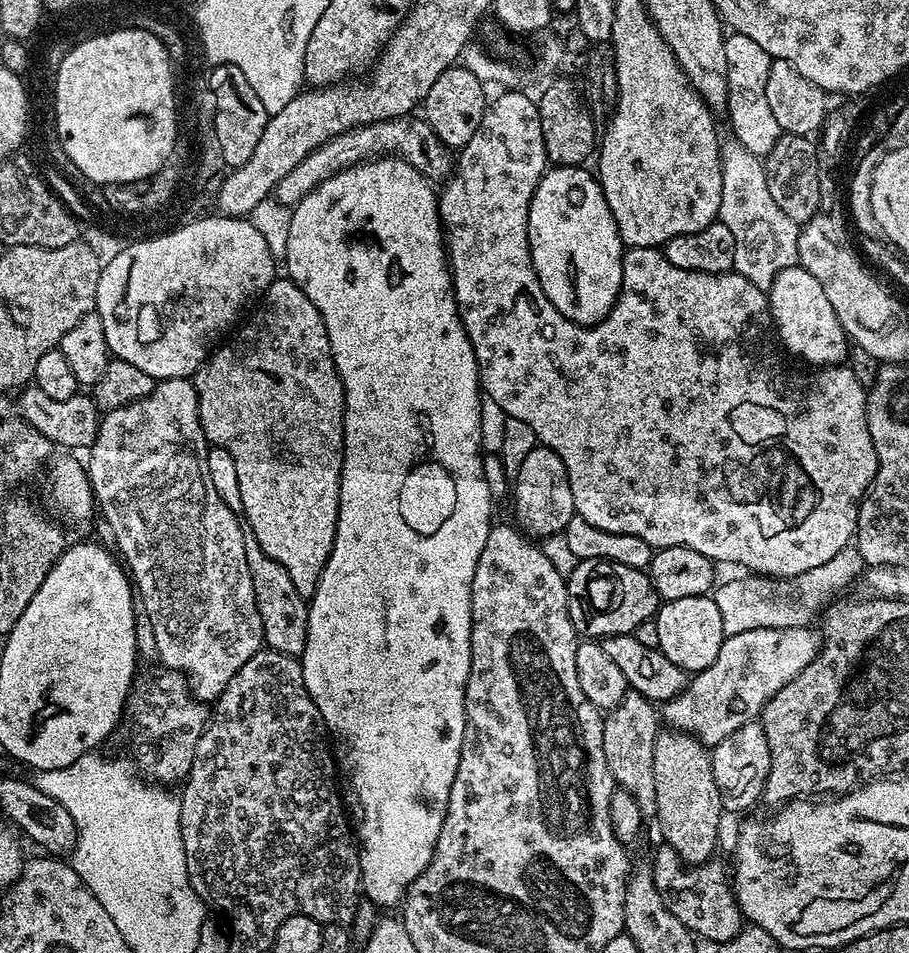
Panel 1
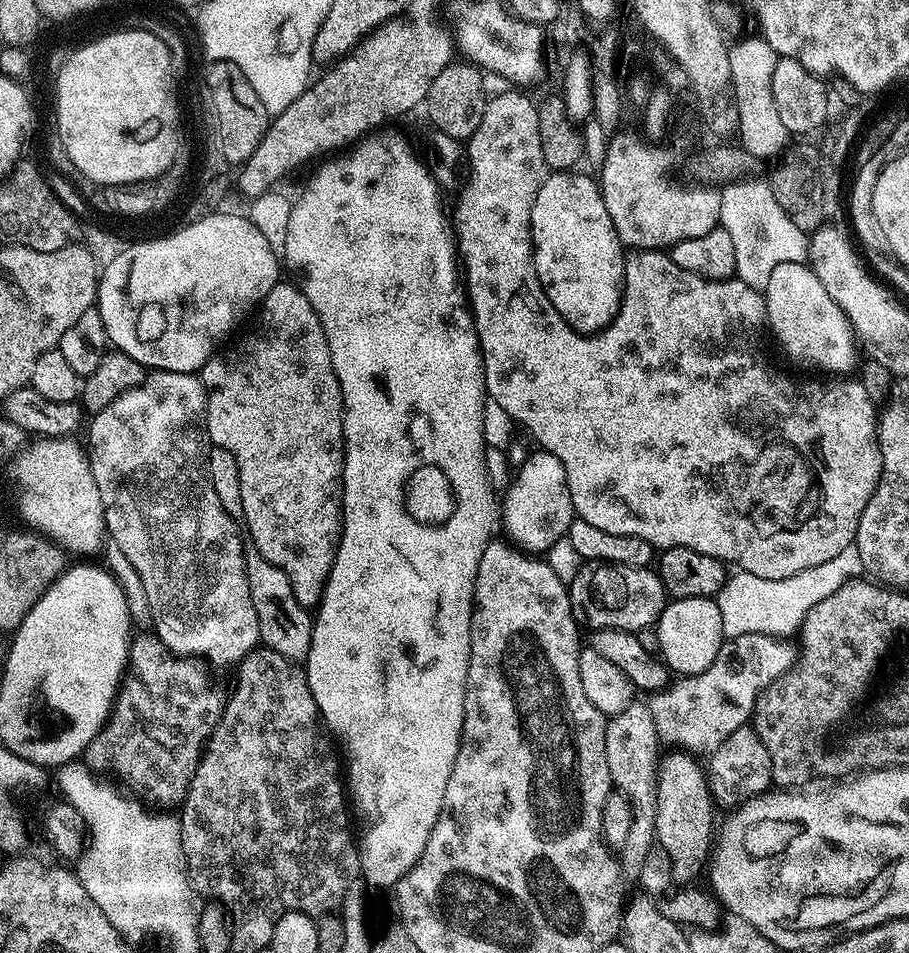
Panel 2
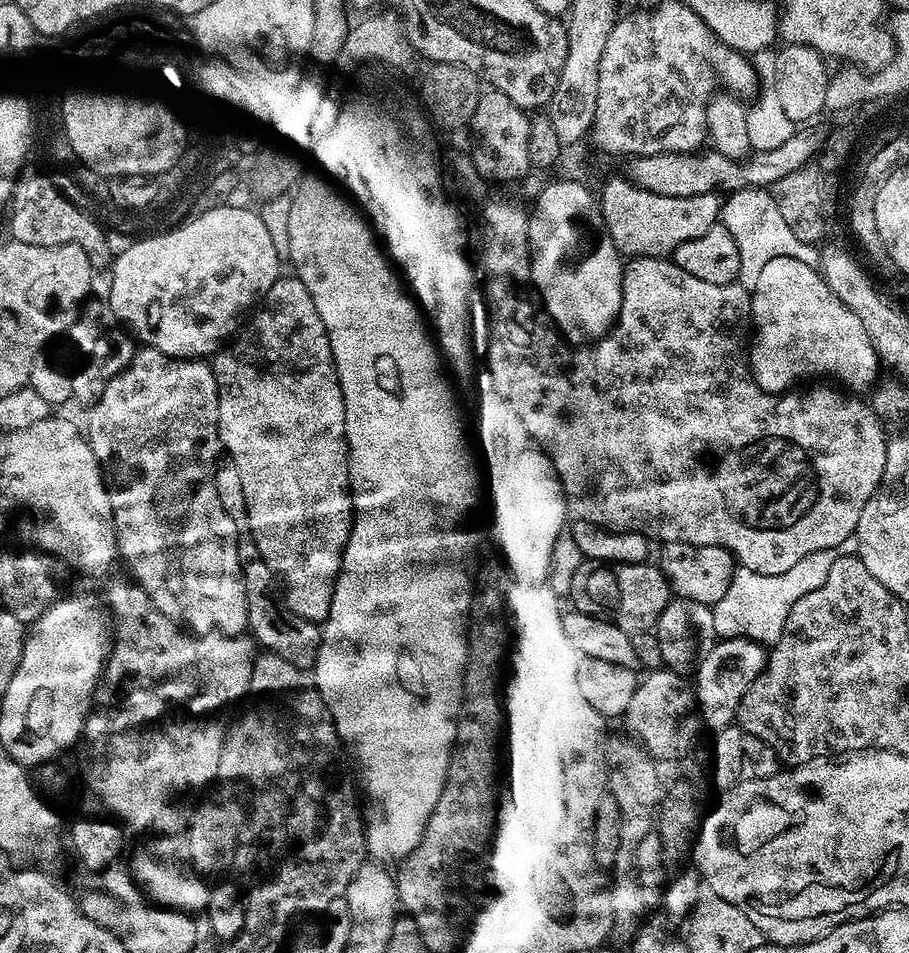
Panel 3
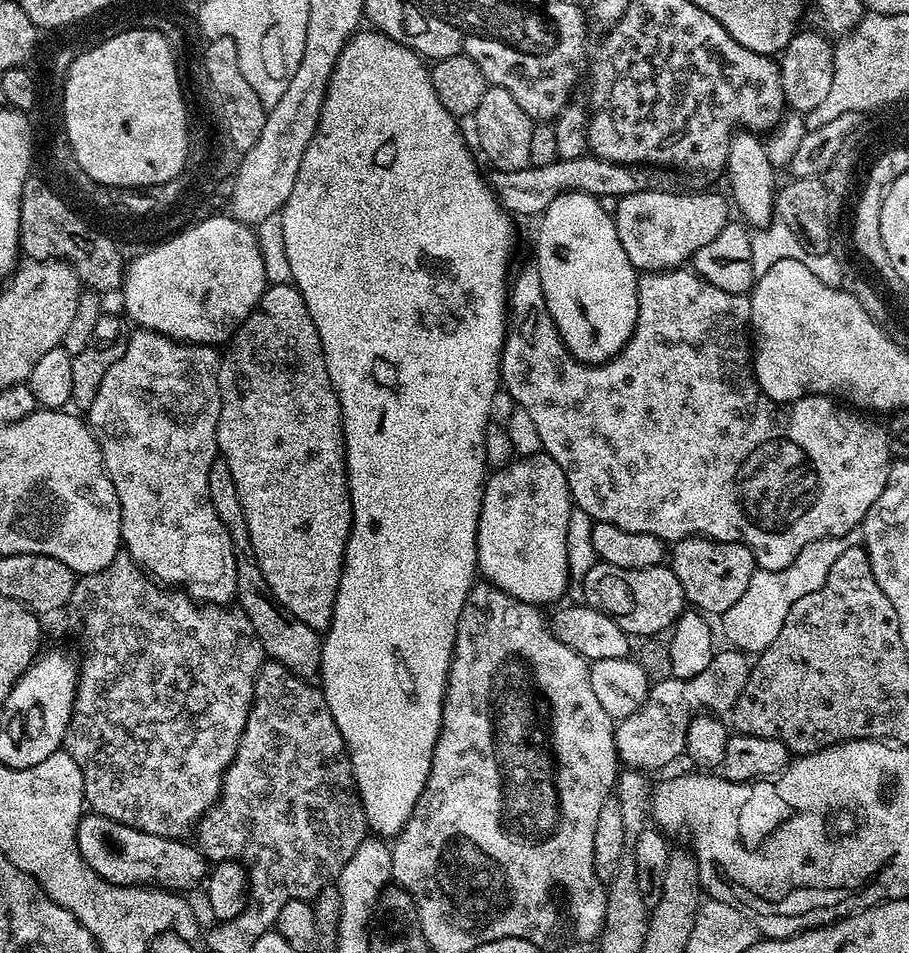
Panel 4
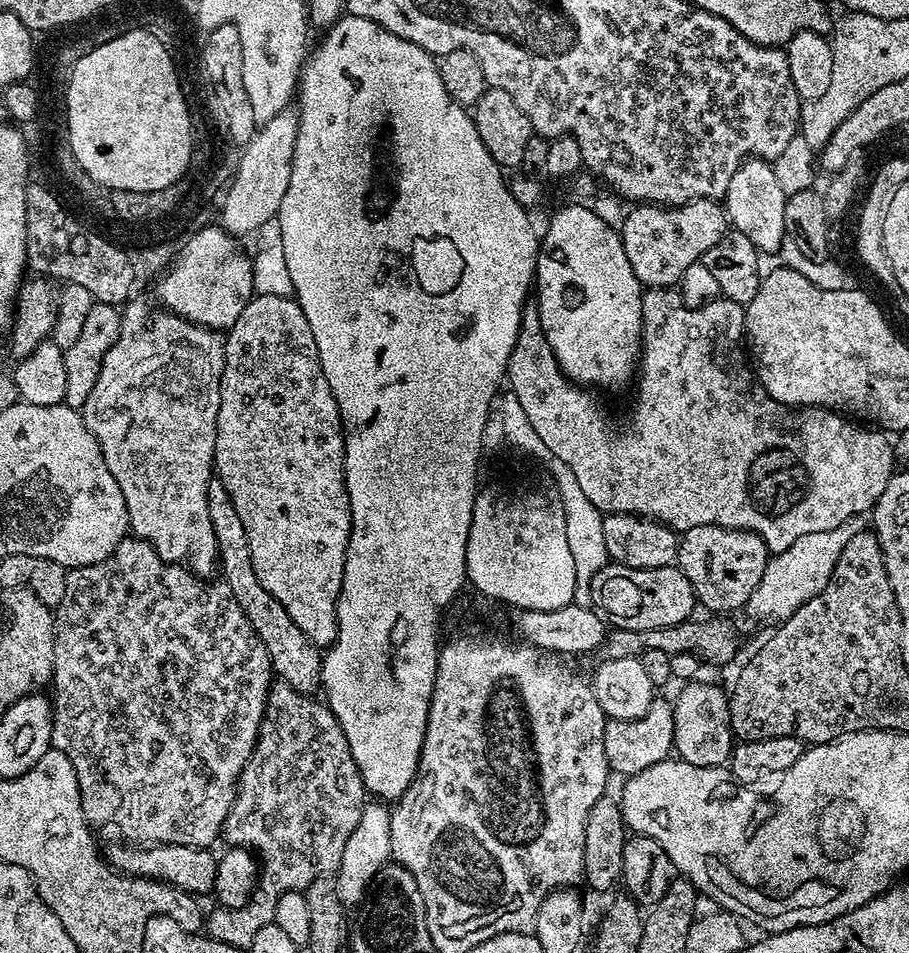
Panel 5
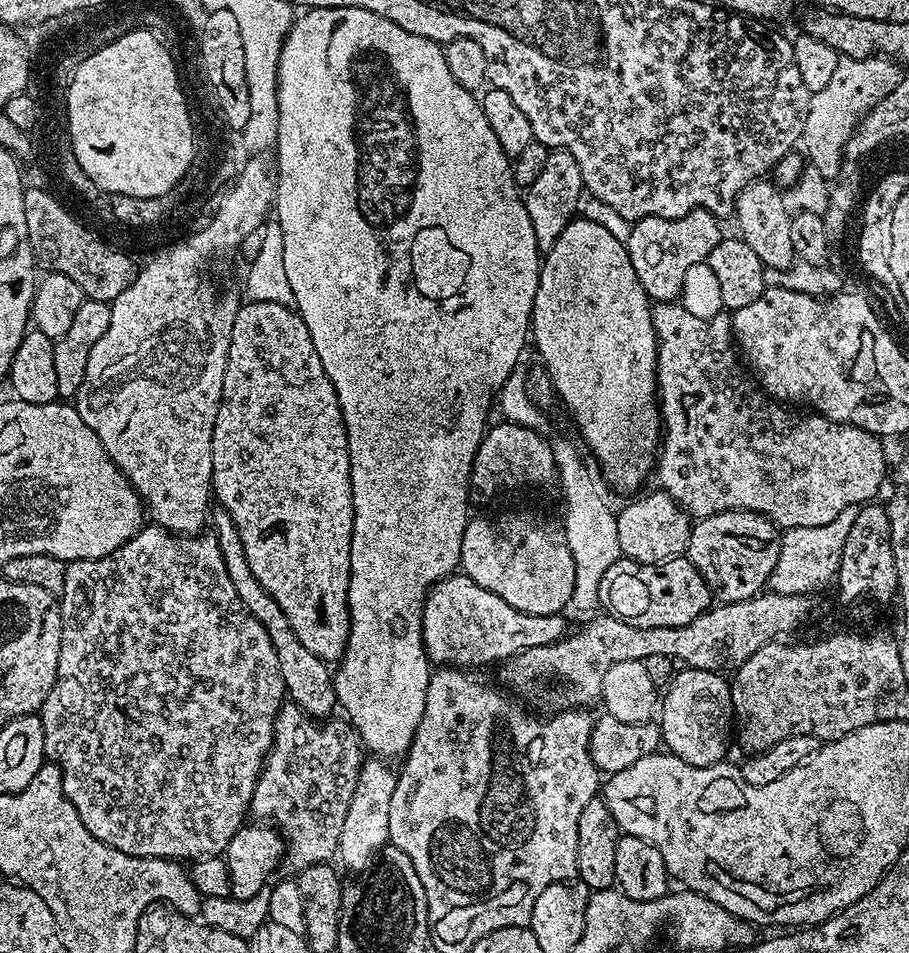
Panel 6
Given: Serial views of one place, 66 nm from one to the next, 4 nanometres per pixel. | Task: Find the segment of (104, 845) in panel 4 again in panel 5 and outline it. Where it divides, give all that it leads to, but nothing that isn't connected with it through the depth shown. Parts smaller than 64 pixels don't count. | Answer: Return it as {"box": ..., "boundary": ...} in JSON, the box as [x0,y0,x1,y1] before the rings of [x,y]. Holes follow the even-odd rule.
{"box":[106,842,217,898],"boundary":[[[124,842],[115,843],[109,846],[108,852],[106,848],[106,860],[117,872],[128,876],[161,880],[196,898],[206,894],[211,895],[215,891],[217,857],[209,849],[178,846],[177,844],[139,846]]]}

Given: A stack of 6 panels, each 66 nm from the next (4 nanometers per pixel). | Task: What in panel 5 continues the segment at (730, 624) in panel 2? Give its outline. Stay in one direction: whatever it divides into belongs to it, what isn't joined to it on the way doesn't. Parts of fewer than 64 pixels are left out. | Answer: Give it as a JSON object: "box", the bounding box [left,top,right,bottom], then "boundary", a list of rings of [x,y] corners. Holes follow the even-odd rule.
{"box":[746,523,853,622],"boundary":[[[851,523],[834,526],[834,530],[822,530],[822,534],[806,534],[785,552],[775,553],[762,574],[762,582],[758,582],[754,594],[750,594],[746,612],[756,620],[763,616],[775,622],[787,620],[794,610],[798,610],[798,606],[817,596],[826,582],[830,582],[830,574],[834,574],[834,566],[838,566],[838,558],[846,542],[850,542],[853,531]]]}

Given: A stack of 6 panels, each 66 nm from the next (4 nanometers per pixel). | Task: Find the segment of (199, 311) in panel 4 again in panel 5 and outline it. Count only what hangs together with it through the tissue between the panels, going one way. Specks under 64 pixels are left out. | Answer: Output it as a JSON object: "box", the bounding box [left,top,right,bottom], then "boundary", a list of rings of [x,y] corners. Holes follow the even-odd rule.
{"box":[156,226,254,330],"boundary":[[[209,226],[195,231],[183,241],[183,247],[174,256],[170,267],[159,277],[156,292],[165,309],[201,324],[204,328],[227,330],[238,322],[238,314],[246,310],[254,295],[252,258],[240,249],[241,241],[223,227]]]}

